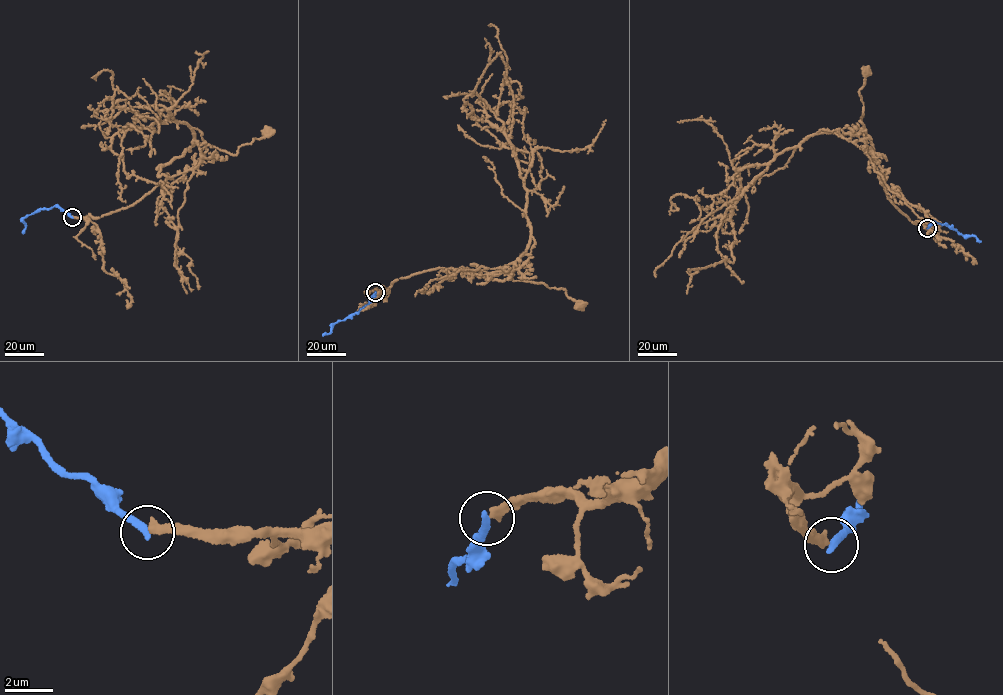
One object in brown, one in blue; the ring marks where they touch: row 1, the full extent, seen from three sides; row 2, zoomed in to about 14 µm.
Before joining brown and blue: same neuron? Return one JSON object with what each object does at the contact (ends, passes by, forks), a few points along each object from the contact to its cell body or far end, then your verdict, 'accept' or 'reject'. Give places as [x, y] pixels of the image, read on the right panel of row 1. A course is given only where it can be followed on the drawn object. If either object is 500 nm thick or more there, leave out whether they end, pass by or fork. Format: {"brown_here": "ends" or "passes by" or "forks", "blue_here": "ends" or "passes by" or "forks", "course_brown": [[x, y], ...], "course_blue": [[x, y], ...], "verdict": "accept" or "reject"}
{"brown_here": "ends", "blue_here": "ends", "course_brown": [[927, 228], [892, 203], [876, 168], [868, 169], [873, 150], [859, 92], [867, 72]], "course_blue": [[928, 228], [933, 221], [945, 224], [962, 235], [973, 235], [981, 241]], "verdict": "reject"}

